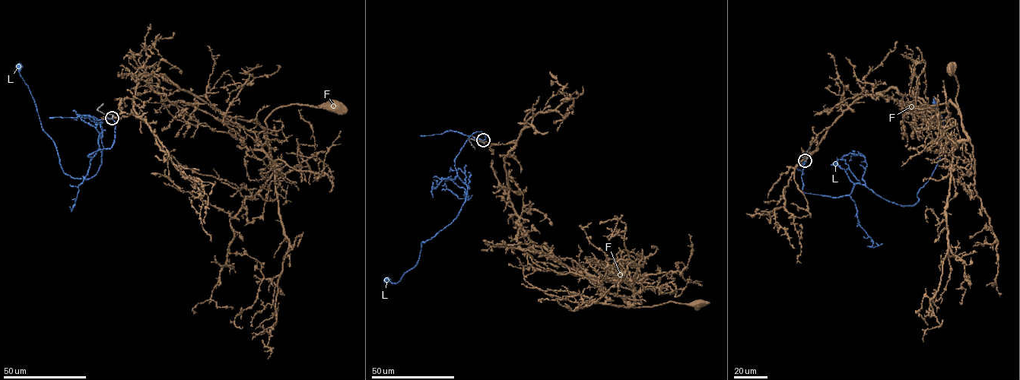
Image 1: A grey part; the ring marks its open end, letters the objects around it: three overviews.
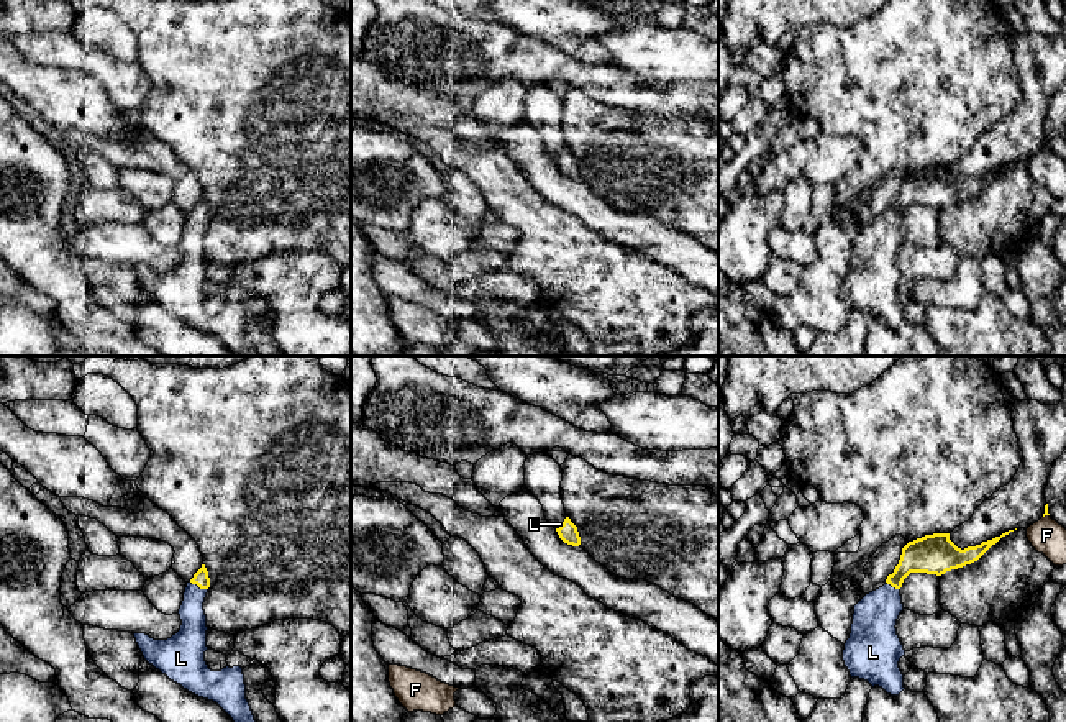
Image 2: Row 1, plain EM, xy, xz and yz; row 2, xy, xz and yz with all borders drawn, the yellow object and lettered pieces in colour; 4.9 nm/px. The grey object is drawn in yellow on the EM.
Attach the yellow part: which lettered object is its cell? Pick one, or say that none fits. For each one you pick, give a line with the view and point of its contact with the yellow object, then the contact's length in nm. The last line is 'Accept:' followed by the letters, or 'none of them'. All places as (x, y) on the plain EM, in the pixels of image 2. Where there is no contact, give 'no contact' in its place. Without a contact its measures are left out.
L: meets yellow in xy at (199, 219); contact 100 nm long
Accept: L

